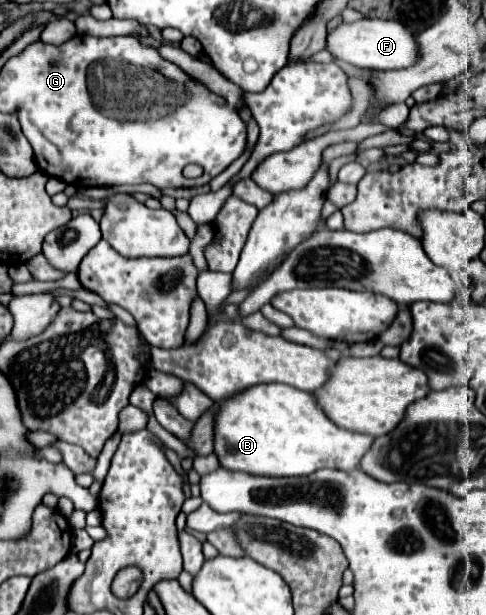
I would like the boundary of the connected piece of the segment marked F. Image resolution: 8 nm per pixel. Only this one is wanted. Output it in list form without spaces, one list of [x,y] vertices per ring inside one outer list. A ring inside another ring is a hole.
[[[363,18],[357,22],[343,22],[327,34],[325,46],[337,60],[353,64],[357,68],[373,68],[373,70],[397,70],[415,64],[417,44],[415,36],[403,28],[403,24],[395,20],[379,20],[379,18]]]

